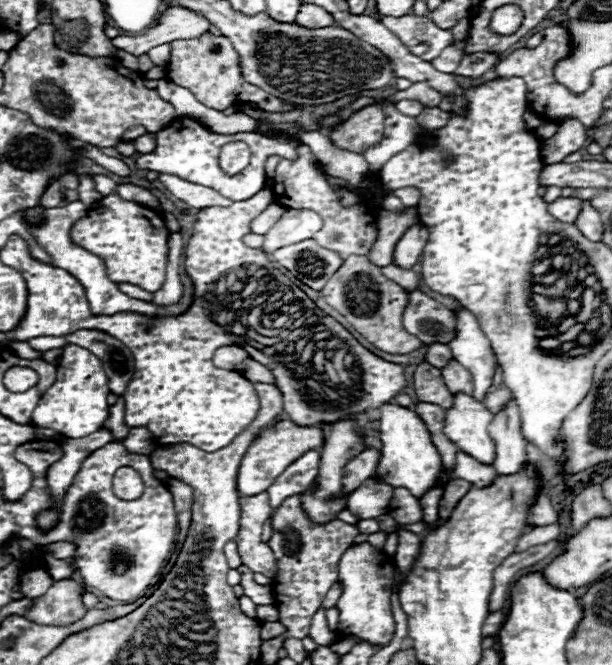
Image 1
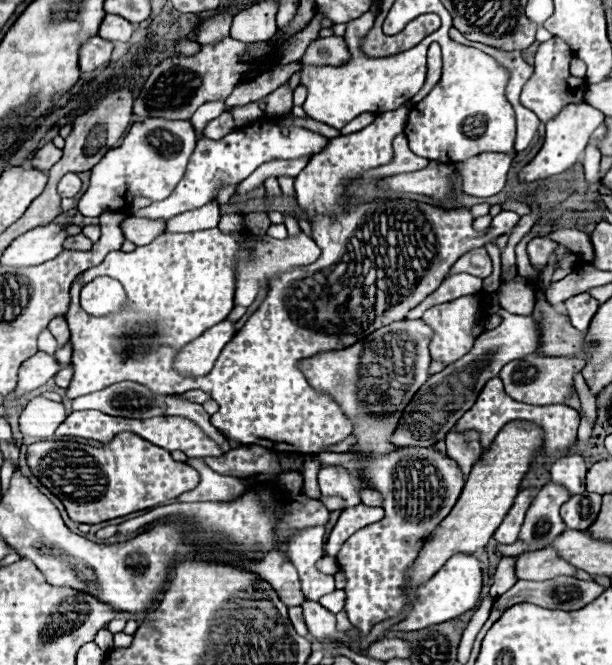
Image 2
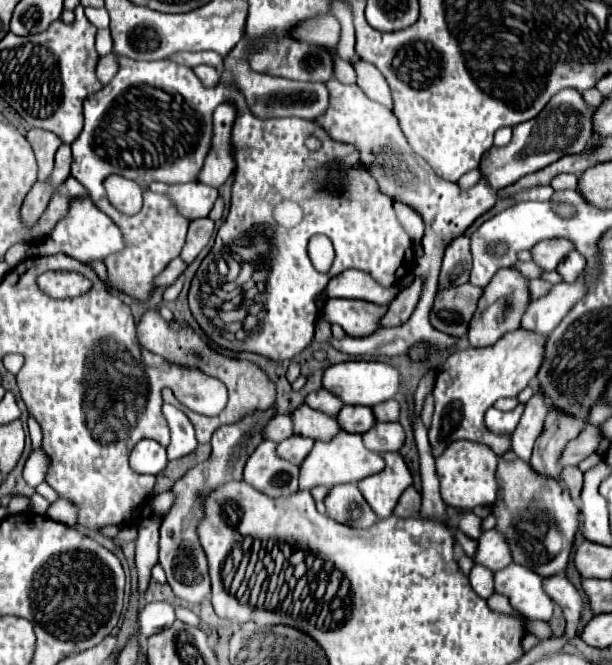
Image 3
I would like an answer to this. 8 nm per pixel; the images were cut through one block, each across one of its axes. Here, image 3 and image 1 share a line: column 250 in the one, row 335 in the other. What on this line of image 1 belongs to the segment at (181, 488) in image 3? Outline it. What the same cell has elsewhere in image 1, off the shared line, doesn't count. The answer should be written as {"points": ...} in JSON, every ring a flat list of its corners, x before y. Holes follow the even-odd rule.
{"points":[[420,290,408,292,408,306,402,314,404,328,420,342,448,344,454,338,454,314,444,304,432,300]]}

